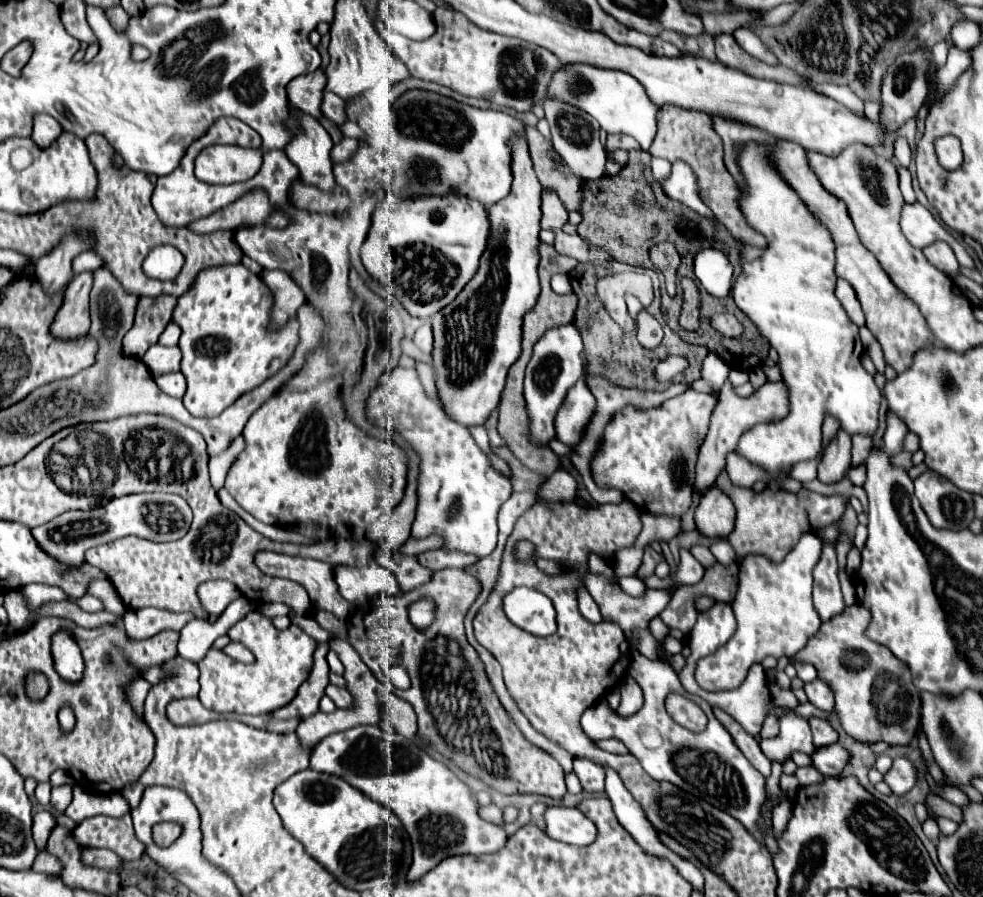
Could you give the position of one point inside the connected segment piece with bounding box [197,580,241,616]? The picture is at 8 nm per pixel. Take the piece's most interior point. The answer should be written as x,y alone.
213,601

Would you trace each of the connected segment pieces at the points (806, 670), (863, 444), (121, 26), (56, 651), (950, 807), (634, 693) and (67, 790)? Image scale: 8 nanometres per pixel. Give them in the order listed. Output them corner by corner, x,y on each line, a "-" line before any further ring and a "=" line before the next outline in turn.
795,662
795,668
797,668
797,676
803,680
803,682
811,682
817,678
817,670
813,664
807,664
807,662
=
853,436
853,466
863,464
867,458
867,452
871,450
871,436
=
115,6
115,8
107,10
107,18
109,18
111,26
113,26
117,32
125,32
125,30
127,30
127,24
129,24
129,14
127,14
121,6
=
57,632
53,636
53,658
55,658
55,670
61,678
69,682
77,682
83,676
83,658
79,652
79,646
67,632
=
933,792
927,794
925,804
927,804
927,808
931,810
933,816
951,818
951,820
955,820
955,822
961,820
961,808
955,806
955,804
951,804
951,802
947,802
947,800
943,800
941,796
937,796
937,794
933,794
=
625,676
621,680
621,686
619,688
621,688
621,704
619,704
617,712
621,716
635,714
643,706
643,692
641,692
639,684
631,676
=
65,784
65,786
59,786
59,788
51,790
51,806
57,812
65,812
65,808
71,804
73,788
75,788
75,784

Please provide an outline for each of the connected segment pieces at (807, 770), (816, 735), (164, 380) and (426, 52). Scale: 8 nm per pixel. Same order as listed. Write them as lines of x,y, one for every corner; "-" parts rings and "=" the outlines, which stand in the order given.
813,766
798,767
795,776
799,781
800,786
809,786
822,782
824,777
=
811,716
809,718
809,726
813,730
813,744
819,746
827,746
827,744
835,744
837,742
837,732
831,728
831,724
823,718
=
179,372
179,374
167,374
167,376
159,376
155,378
155,382
159,384
159,388
175,398
183,398
185,392
187,392
187,380
185,376
=
437,8
433,12
433,20
437,32
421,42
397,34
381,20
375,20
375,28
393,48
393,52
407,64
413,76
439,82
465,96
487,98
495,104
525,112
531,110
535,102
541,102
545,98
551,78
557,70
565,68
565,64
549,50
541,46
531,46
519,38
509,38
483,30
453,8

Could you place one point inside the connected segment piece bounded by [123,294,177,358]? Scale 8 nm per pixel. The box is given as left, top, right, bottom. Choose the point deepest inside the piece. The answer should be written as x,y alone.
153,314

